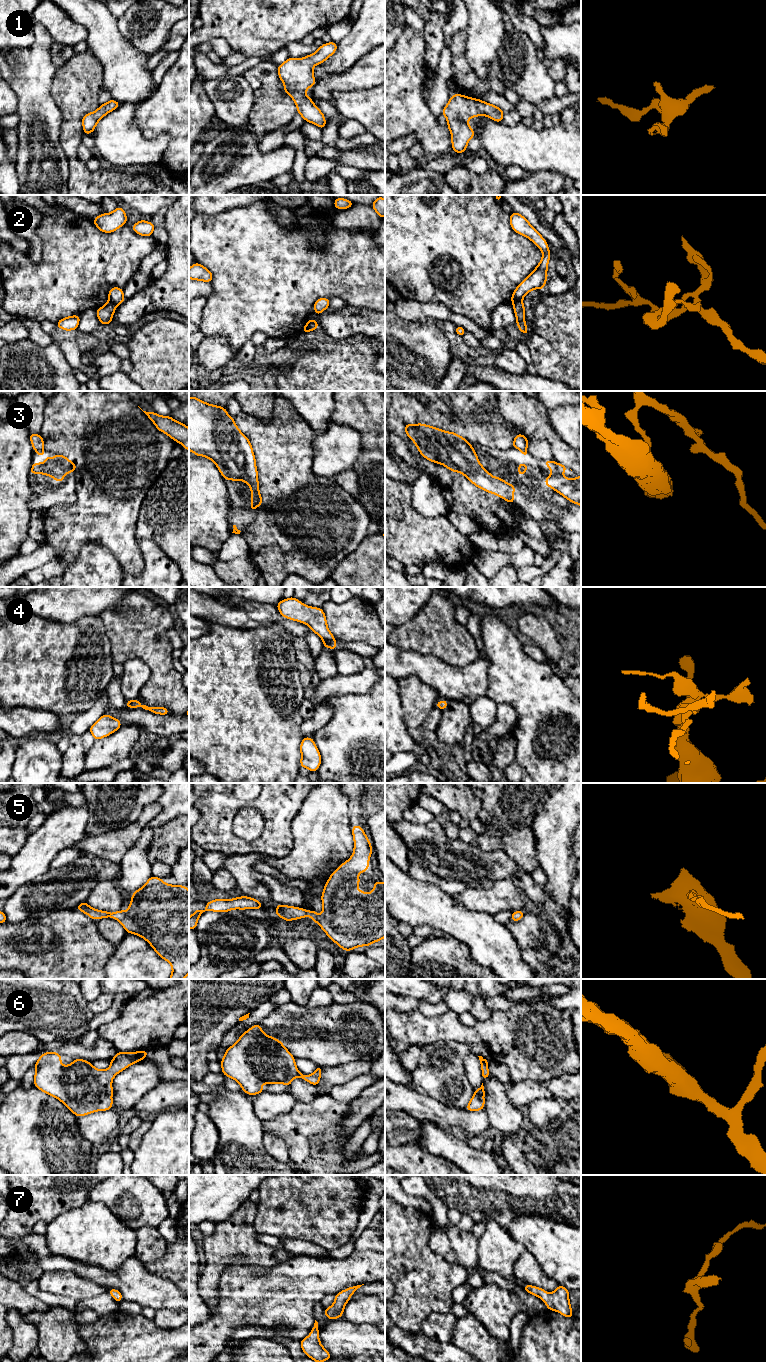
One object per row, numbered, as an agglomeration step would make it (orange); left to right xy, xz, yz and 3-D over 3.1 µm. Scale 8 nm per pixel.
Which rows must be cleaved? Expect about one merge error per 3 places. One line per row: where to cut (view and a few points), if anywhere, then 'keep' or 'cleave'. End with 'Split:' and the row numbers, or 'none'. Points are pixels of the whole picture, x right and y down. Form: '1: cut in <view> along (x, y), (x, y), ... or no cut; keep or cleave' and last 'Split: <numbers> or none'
1: no cut; keep
2: cut in yz along (521, 300), (513, 303); cleave
3: cut in xy along (41, 449), (37, 451); cleave
4: cut in xz along (323, 639), (334, 640); cleave
5: no cut; keep
6: no cut; keep
7: no cut; keep
Split: 2, 3, 4

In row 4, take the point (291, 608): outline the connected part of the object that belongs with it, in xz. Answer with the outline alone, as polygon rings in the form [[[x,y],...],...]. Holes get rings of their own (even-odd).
[[[293,596],[281,600],[276,607],[283,617],[308,625],[323,640],[335,640],[333,634],[328,629],[322,608],[307,606]]]

